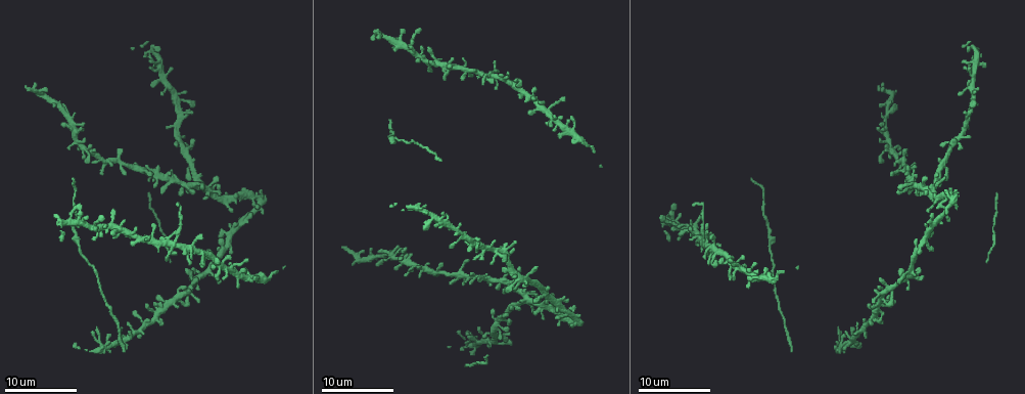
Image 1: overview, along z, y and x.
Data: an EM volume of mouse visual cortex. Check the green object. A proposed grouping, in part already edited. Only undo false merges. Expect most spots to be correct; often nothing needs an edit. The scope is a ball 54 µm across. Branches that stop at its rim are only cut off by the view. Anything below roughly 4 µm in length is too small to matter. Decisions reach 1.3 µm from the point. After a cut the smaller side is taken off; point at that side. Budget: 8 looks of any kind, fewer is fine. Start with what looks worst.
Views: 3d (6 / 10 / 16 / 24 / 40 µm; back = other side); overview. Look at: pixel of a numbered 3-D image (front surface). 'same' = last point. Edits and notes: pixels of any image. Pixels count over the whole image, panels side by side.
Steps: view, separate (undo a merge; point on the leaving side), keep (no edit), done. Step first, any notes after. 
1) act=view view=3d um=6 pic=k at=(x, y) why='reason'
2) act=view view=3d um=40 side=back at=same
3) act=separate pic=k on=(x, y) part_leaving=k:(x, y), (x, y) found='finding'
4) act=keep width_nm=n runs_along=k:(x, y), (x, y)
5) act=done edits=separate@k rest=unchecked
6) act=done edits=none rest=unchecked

act=view view=3d um=16 pic=1 at=(945, 167) why='four arms meet'

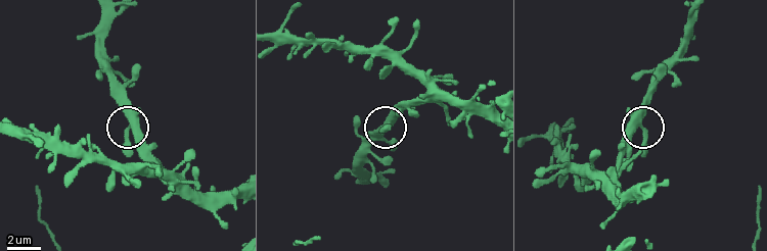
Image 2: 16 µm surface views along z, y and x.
act=keep side_arm_um=22 found='one neuron here'

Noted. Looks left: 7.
act=view view=3d um=6 pic=1 at=(704, 244)

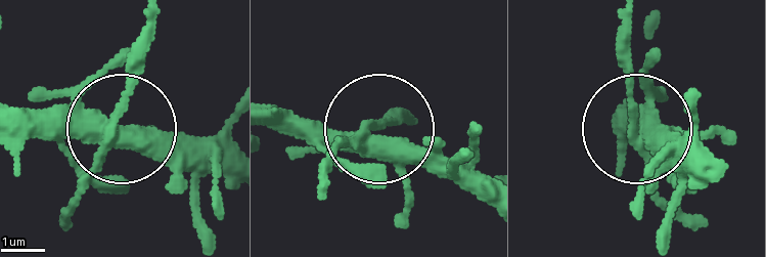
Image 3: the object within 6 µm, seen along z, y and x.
act=view view=3d um=6 side=back pic=3 at=(370, 127) why='from behind'

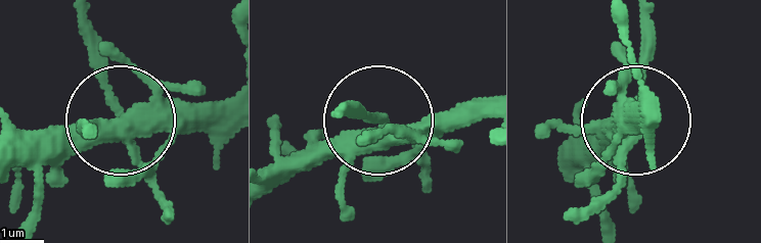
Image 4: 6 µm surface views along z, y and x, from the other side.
act=separate pic=4 on=(155, 197) part_leaving=4:(122, 130), (85, 13) found='a second neuron is stuck on'

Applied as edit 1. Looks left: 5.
act=view view=overview why='redraw'

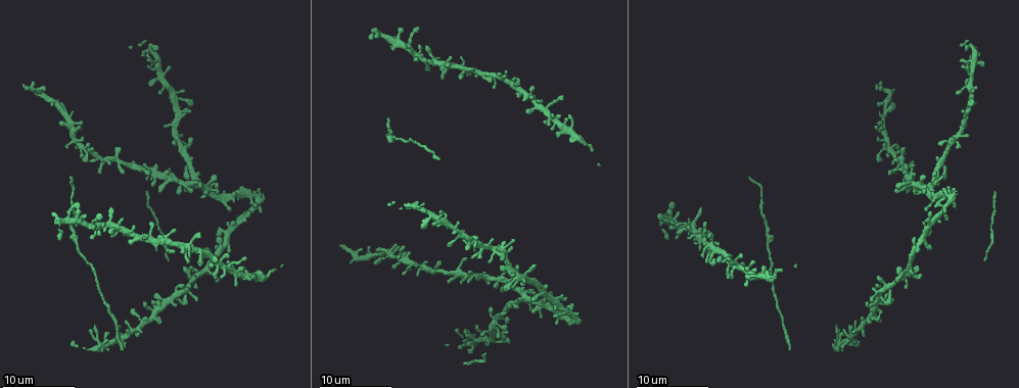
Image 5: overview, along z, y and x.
act=view view=3d um=16 pic=5 at=(424, 60) why='four arms meet'

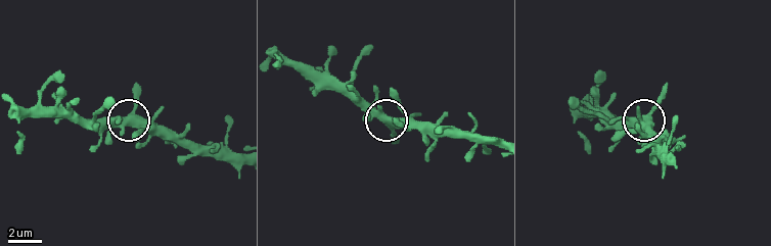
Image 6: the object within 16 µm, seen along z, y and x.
act=keep found='all the same neuron'

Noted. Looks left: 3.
act=view view=3d um=10 pic=5 at=(35, 89) why='calibre changes'

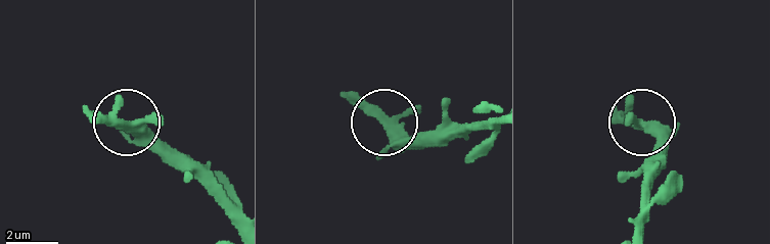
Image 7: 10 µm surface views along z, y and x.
act=keep width_nm=340 found='one neuron here'

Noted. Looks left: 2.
act=done edits=separate@4 rest=unchecked

